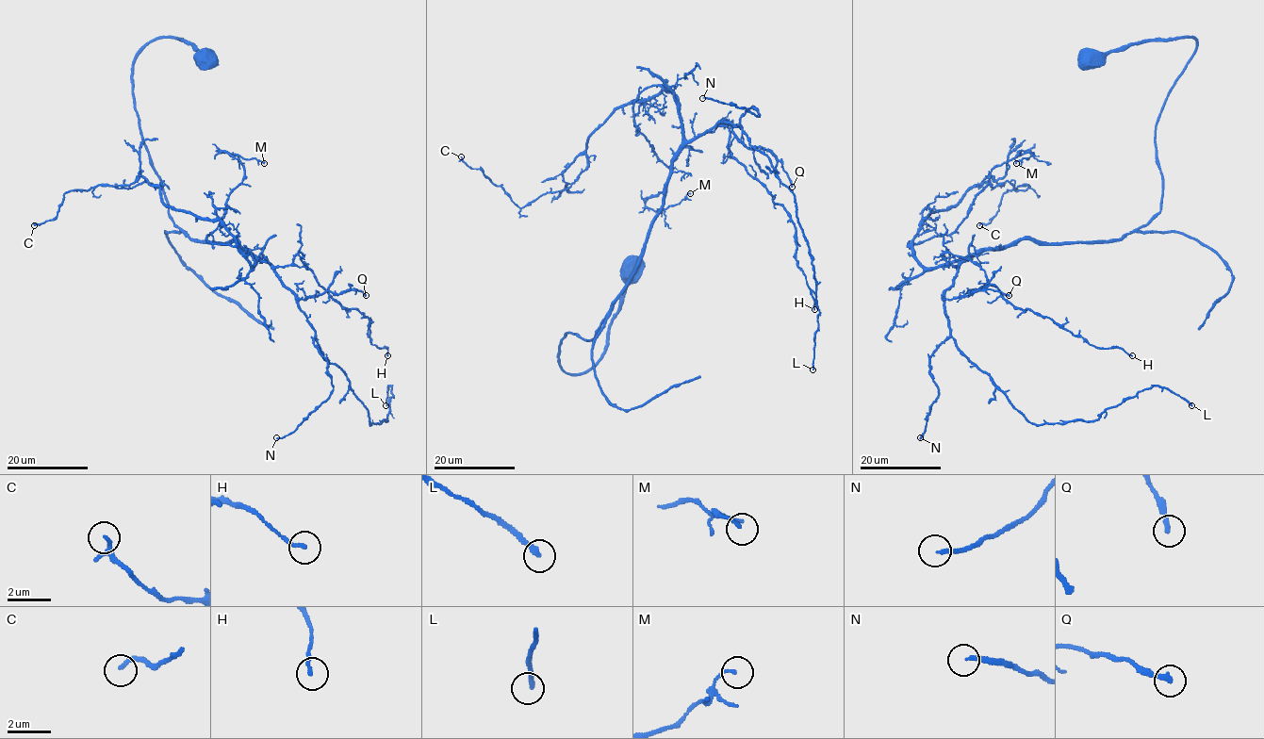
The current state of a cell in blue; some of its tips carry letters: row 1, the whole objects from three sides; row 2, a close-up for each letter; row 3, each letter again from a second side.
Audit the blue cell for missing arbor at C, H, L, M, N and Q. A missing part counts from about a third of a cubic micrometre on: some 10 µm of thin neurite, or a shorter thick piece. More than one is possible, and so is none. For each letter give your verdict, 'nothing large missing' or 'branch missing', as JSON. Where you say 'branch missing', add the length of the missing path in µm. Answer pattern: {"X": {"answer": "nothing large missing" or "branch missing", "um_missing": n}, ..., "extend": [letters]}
{"C": {"answer": "nothing large missing"}, "H": {"answer": "nothing large missing"}, "L": {"answer": "nothing large missing"}, "M": {"answer": "nothing large missing"}, "N": {"answer": "nothing large missing"}, "Q": {"answer": "nothing large missing"}, "extend": []}

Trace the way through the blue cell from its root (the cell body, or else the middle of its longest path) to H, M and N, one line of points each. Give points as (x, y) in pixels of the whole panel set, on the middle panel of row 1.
H: (632, 266), (604, 355), (567, 373), (559, 344), (595, 337), (672, 158), (723, 119), (794, 225), (814, 309)
M: (632, 266), (567, 373), (682, 140), (647, 87), (671, 170), (645, 205), (690, 193)
N: (632, 266), (604, 355), (567, 373), (559, 344), (595, 337), (672, 158), (716, 123), (760, 115), (702, 98)

